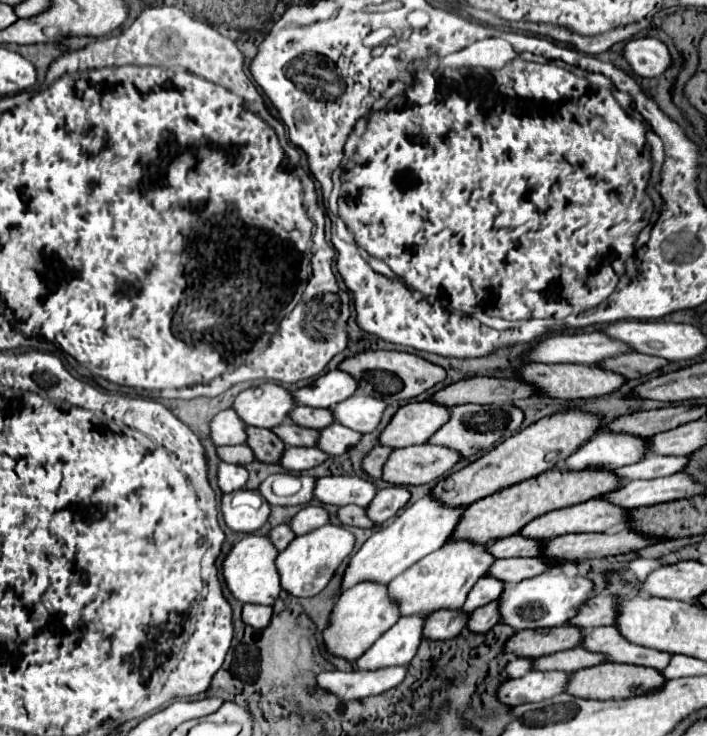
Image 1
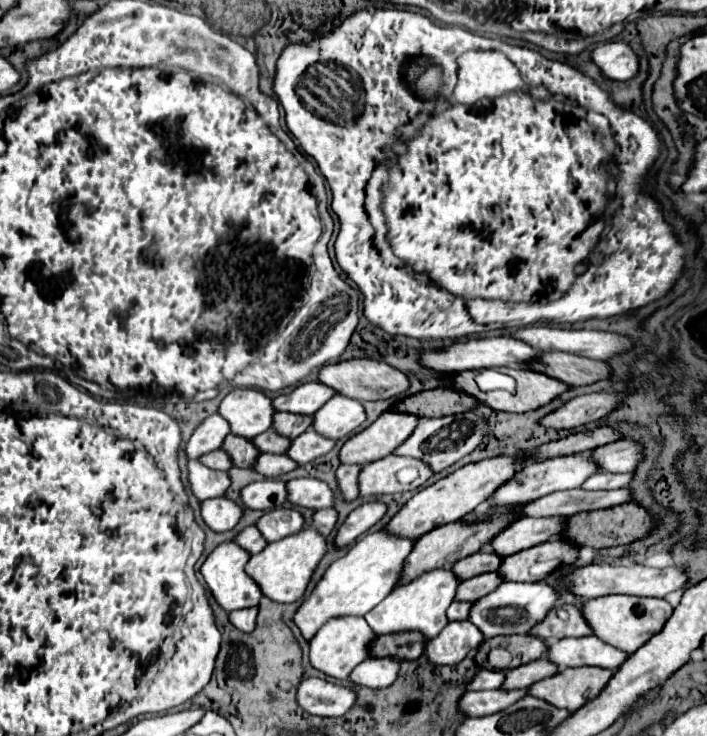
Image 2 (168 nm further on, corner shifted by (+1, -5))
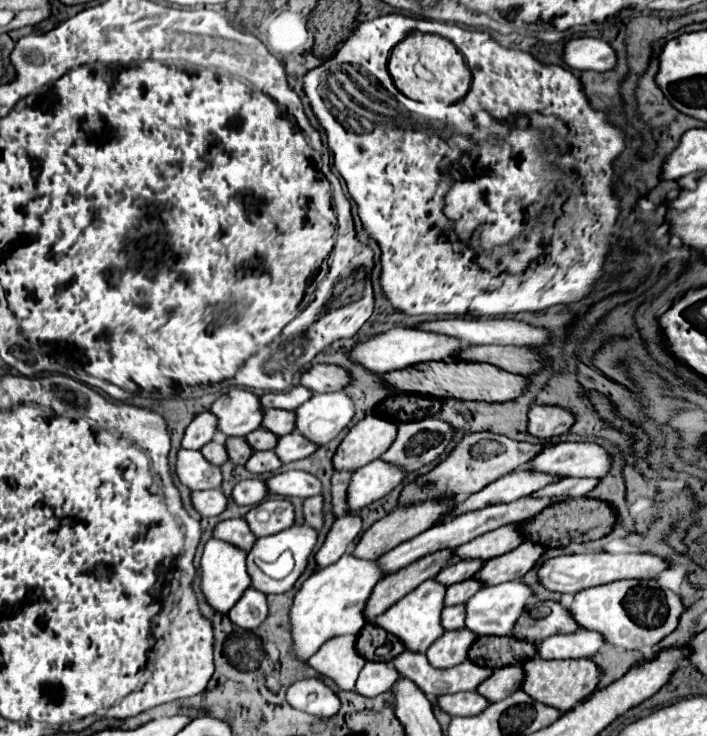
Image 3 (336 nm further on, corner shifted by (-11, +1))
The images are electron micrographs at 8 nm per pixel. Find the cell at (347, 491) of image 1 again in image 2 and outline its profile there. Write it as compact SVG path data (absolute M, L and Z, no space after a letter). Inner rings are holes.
M294 478L286 482L286 500L294 506L304 506L304 508L324 508L332 506L332 492L328 484L314 480L314 478Z

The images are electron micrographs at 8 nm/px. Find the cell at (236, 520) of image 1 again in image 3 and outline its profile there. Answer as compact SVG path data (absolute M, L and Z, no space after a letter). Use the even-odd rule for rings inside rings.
M222 490L192 492L192 502L202 516L220 516L228 506L228 500Z

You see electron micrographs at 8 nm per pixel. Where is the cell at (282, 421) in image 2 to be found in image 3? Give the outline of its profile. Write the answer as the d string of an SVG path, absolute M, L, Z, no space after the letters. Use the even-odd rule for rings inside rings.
M266 410L264 412L264 422L262 422L262 428L274 432L276 436L284 436L284 434L290 434L292 430L296 430L296 414L290 412L290 410Z

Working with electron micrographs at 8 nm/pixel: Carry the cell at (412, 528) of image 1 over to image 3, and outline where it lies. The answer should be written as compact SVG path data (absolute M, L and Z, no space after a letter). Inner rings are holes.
M352 546L336 564L320 568L316 574L312 574L298 590L290 610L296 656L300 660L308 660L326 640L340 634L358 634L360 628L364 628L368 622L364 616L368 596L372 594L376 582L380 582L384 576L386 574L378 560L356 558L352 554Z

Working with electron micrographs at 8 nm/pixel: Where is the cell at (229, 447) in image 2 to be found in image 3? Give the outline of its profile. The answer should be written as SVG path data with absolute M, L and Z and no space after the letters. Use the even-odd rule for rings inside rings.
M238 436L226 438L226 450L228 450L230 462L234 462L234 464L246 464L254 452L252 448L248 448L246 438L238 438Z

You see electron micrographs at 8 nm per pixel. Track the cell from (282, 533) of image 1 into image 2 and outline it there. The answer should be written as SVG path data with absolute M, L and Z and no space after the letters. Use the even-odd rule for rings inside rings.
M248 526L248 528L240 530L232 542L236 542L248 554L258 554L266 546L266 542L264 542L264 538L260 538L260 532L256 530L256 526Z

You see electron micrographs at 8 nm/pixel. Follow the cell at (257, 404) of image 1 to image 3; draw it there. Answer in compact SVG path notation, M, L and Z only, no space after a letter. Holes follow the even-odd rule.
M230 388L210 410L218 416L218 430L226 436L246 436L258 430L264 418L260 396L246 388Z

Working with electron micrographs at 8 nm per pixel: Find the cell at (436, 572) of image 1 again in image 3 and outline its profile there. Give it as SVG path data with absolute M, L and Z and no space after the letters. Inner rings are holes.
M430 578L422 582L418 588L414 588L410 594L406 594L402 600L398 600L394 606L390 606L384 614L376 616L374 624L388 630L394 636L400 636L400 640L406 644L408 650L414 652L426 652L428 646L438 640L440 634L444 634L444 628L440 626L440 612L444 608L444 592L448 588L440 584L438 580Z

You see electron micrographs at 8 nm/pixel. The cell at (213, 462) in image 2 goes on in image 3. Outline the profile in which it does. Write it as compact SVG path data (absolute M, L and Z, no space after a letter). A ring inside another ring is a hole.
M218 440L208 442L200 452L204 454L204 458L206 458L208 462L212 462L212 464L216 464L216 466L222 466L224 462L228 462L228 452L224 452L224 444L218 442Z

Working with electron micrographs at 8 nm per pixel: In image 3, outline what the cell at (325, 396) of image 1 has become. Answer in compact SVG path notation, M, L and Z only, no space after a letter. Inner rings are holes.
M294 386L284 392L266 392L260 396L264 408L282 408L282 410L296 410L300 404L304 404L312 392L302 386Z

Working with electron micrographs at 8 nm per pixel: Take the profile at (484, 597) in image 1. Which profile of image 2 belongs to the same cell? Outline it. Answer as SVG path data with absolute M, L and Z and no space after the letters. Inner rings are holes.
M452 602L450 608L446 610L446 616L450 622L454 620L466 620L468 618L468 606L472 606L472 602Z

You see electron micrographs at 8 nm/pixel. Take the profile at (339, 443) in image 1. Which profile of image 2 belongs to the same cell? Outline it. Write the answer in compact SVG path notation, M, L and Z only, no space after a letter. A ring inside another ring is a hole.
M306 430L304 434L300 434L298 438L294 438L290 442L290 446L286 450L286 456L302 466L302 464L312 462L318 456L324 456L326 452L330 452L332 446L334 446L332 440L320 438L318 434L312 434L310 430Z

